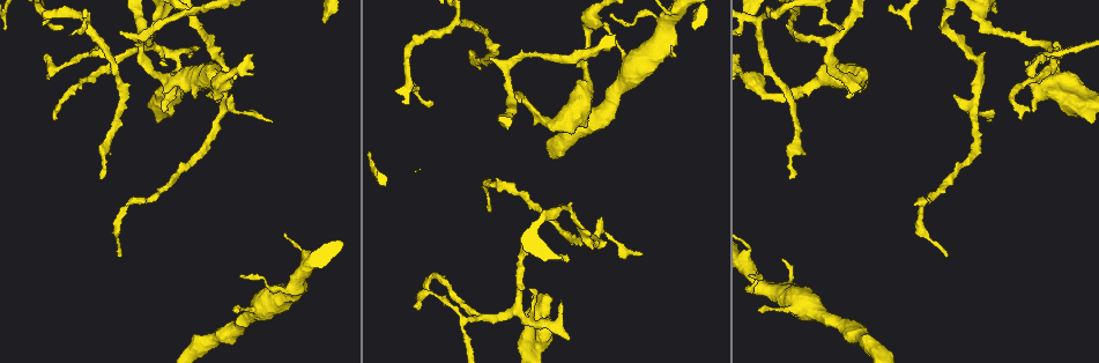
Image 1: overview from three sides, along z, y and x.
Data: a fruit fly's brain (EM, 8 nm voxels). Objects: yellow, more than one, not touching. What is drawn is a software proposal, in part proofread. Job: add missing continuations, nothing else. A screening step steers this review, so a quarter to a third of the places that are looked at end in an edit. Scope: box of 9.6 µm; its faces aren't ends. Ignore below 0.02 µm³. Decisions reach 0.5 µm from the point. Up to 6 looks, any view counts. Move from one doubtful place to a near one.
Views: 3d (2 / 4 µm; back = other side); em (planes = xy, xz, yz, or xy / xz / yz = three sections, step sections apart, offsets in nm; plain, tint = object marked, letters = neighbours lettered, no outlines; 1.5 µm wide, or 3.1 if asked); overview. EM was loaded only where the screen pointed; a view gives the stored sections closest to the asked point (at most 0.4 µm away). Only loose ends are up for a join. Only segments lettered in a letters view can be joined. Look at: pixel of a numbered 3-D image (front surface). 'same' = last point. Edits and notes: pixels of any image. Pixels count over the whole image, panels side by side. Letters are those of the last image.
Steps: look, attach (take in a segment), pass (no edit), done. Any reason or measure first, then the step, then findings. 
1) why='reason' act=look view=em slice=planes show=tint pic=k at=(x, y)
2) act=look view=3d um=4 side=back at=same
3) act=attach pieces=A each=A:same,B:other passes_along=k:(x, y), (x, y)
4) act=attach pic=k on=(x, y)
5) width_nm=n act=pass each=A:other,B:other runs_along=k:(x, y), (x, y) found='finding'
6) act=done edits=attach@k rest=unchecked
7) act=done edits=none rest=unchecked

why='long arm stops here' act=look view=3d um=2 pic=1 at=(945, 253)

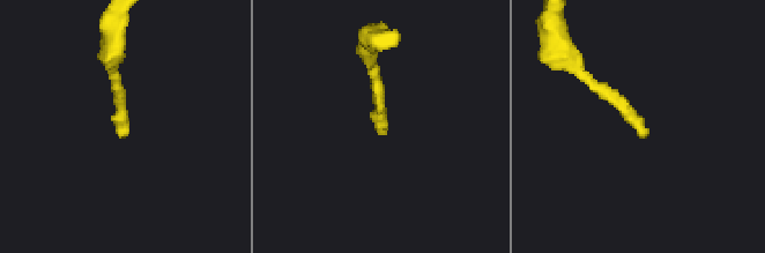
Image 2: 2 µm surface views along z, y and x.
why='shape alone is not enough' act=look view=em slice=xz step=4 show=letters pic=2 at=(646, 131)

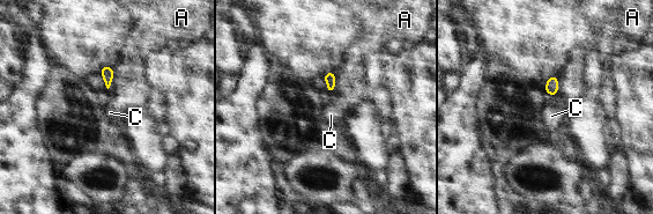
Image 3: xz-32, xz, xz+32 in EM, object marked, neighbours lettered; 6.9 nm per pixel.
why='another direction' act=look view=em slice=planes show=letters at=same

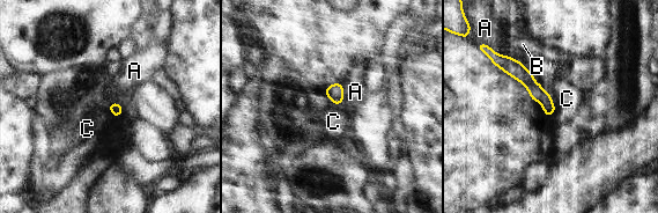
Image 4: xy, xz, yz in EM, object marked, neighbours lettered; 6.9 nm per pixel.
act=pass each=A:other,B:other,C:other border=4:(551, 94), (554, 112), (549, 117) found='no lettered segment goes on from it'

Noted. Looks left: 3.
why='branch stops here' act=look view=3d um=2 pic=1 at=(199, 49)

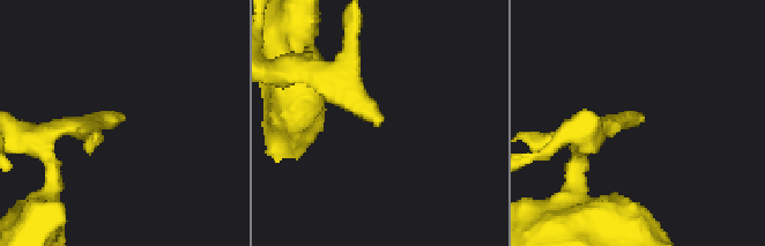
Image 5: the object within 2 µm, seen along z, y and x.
act=look view=em slice=xz step=8 show=letters pic=5 at=(118, 124)

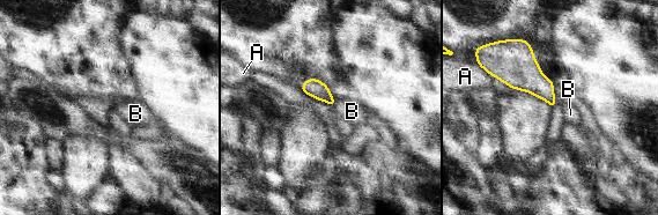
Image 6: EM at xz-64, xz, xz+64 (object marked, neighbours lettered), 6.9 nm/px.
act=look view=em slice=planes show=letters at=same

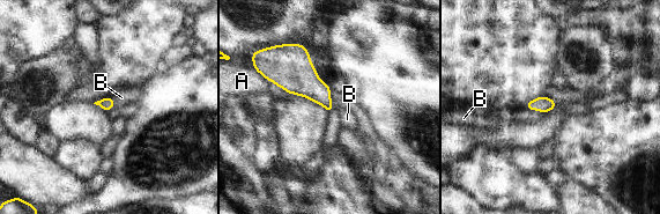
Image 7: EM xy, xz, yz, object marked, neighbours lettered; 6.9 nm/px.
longest_contact=A:90nm act=attach pieces=B each=A:other,B:same found='the neuron continues'

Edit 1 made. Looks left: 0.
act=done edits=attach@7 rest=unchecked

